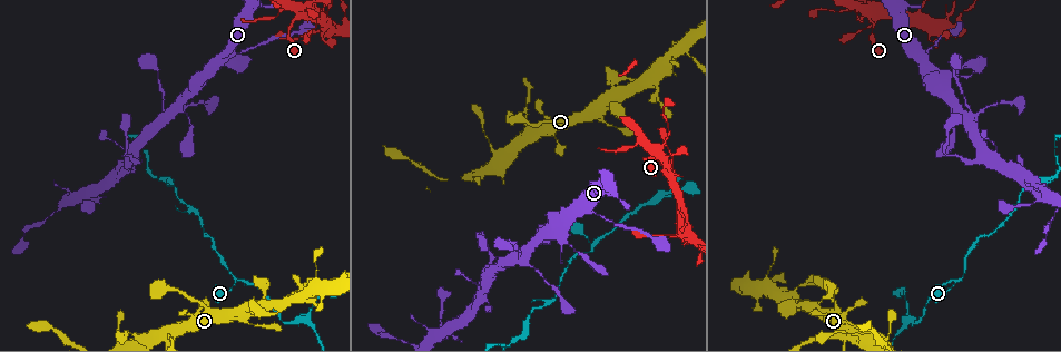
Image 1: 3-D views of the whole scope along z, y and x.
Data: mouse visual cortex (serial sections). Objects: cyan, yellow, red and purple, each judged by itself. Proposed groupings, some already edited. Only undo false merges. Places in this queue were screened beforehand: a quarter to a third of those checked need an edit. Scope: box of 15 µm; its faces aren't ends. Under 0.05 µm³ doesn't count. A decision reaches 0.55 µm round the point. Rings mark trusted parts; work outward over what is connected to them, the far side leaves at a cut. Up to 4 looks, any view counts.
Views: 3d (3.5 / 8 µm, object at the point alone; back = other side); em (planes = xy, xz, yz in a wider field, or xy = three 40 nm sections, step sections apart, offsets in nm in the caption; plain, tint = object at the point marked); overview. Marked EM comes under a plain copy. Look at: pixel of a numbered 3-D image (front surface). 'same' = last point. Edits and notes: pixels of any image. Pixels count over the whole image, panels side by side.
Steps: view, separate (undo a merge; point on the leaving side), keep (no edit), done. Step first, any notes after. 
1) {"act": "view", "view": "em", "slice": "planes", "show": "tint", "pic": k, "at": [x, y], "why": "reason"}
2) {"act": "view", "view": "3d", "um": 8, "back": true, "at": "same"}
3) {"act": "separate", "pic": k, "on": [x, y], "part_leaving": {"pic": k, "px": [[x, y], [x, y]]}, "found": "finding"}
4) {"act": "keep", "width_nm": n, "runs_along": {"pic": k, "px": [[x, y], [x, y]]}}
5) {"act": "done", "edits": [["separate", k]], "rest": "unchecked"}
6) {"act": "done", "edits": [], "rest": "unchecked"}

{"act": "view", "view": "3d", "um": 8, "pic": 1, "at": [300, 13], "why": "thin neck"}

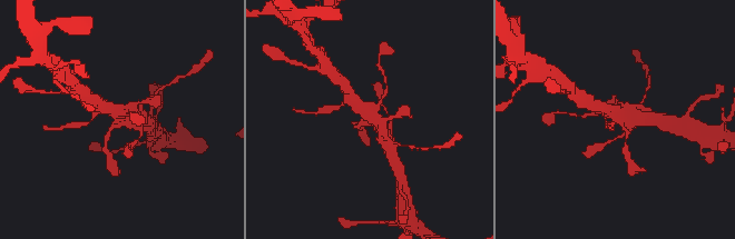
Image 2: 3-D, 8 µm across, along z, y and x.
{"act": "view", "view": "em", "slice": "xy", "step": 1, "show": "tint", "pic": 2, "at": [123, 116], "why": "shape alone is not enough"}

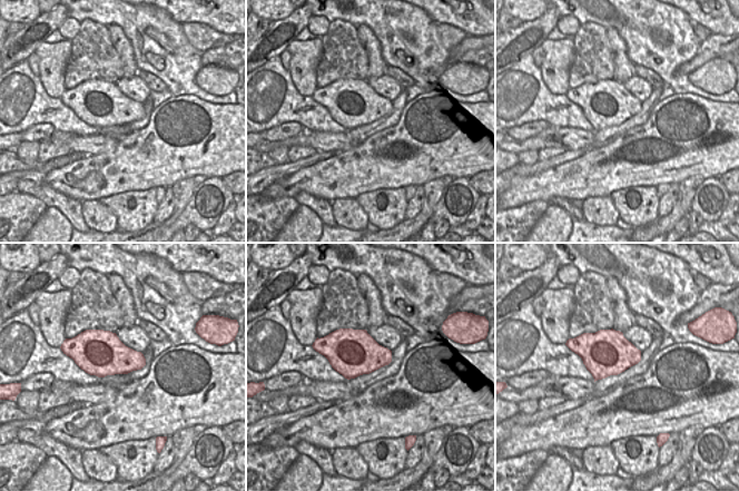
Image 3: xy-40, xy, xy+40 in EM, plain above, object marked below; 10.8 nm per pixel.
{"act": "keep", "runs_along": {"pic": 2, "px": [[106, 141], [125, 115], [140, 118]]}, "found": "continuous, no second cell"}

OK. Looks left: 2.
{"act": "view", "view": "3d", "um": 3.5, "pic": 1, "at": [582, 208], "why": "branch point"}

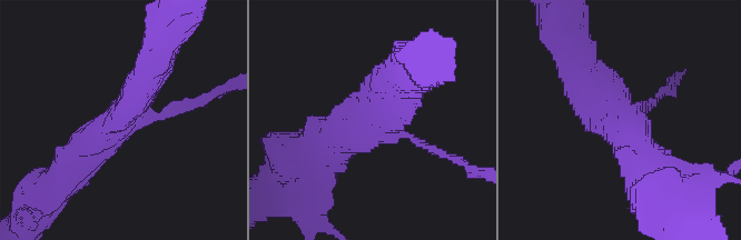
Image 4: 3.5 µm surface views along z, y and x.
{"act": "keep", "arm_widths_nm": [150, 400, 500], "runs_along": {"pic": 4, "px": [[154, 63], [140, 93], [71, 169]]}, "found": "continuous, no second cell"}

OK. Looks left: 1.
{"act": "done", "edits": [], "rest": "unchecked"}

